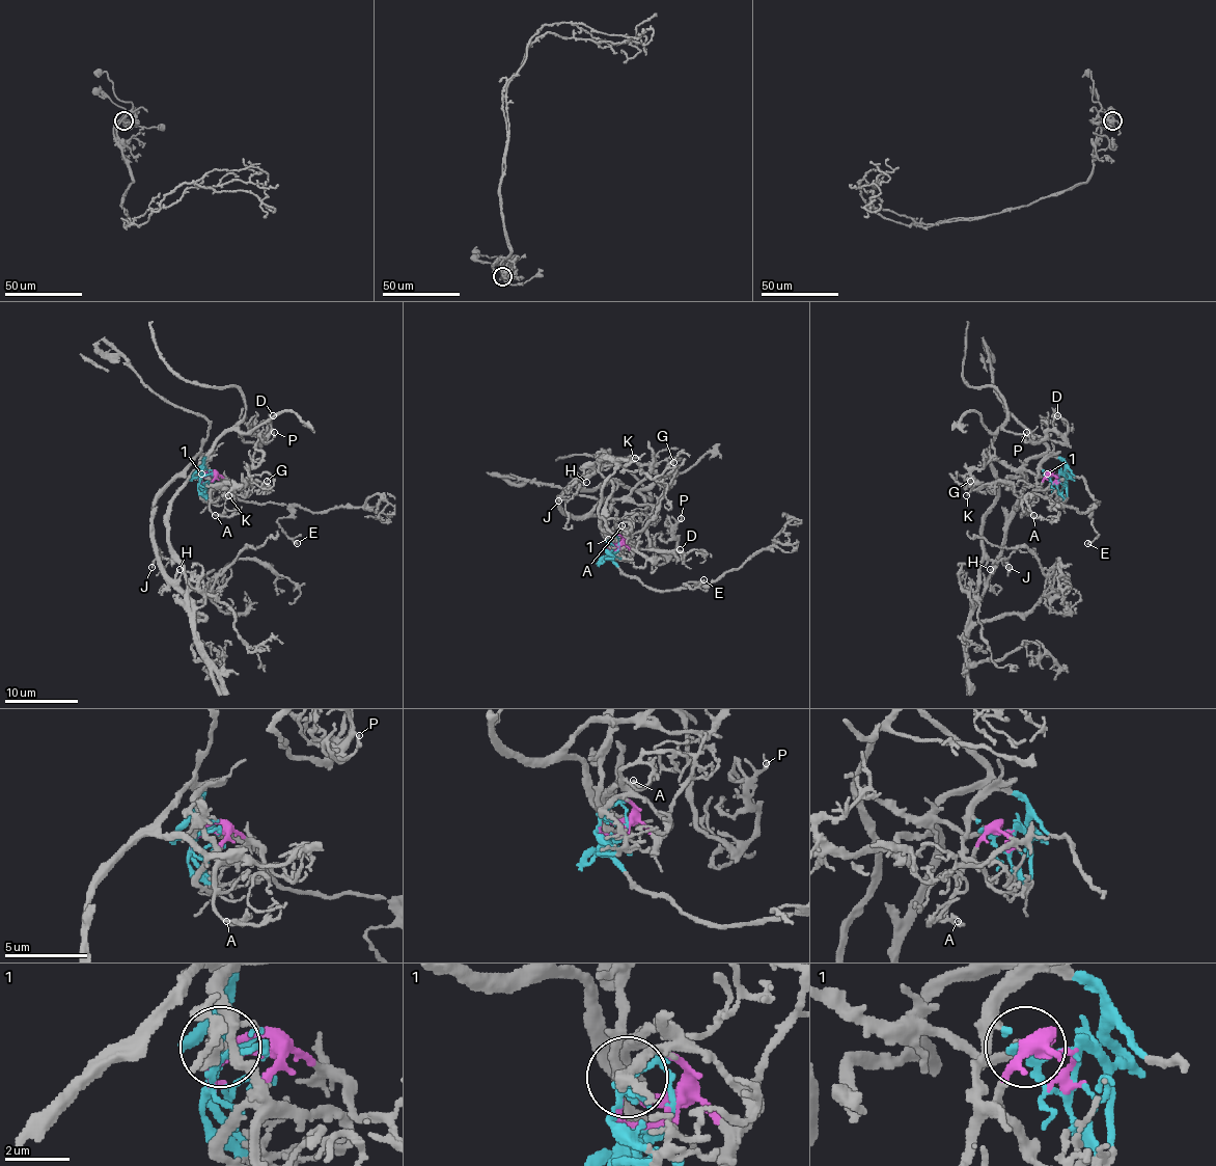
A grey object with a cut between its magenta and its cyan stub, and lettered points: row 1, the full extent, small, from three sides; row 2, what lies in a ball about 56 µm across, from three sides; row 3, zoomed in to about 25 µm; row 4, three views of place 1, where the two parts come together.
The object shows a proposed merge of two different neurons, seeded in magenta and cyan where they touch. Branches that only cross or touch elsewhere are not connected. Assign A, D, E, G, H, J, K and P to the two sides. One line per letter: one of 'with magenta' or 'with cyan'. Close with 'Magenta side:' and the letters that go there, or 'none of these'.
A: with cyan
D: with magenta
E: with cyan
G: with cyan
H: with cyan
J: with cyan
K: with cyan
P: with magenta
Magenta side: D, P

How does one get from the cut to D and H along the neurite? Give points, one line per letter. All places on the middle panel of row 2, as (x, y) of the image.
D: (610, 551), (622, 545), (606, 535), (617, 481), (641, 497), (647, 540), (656, 551), (681, 549)
H: (610, 551), (617, 549), (617, 536), (603, 533), (598, 516), (570, 516), (558, 499), (579, 479), (586, 481)

